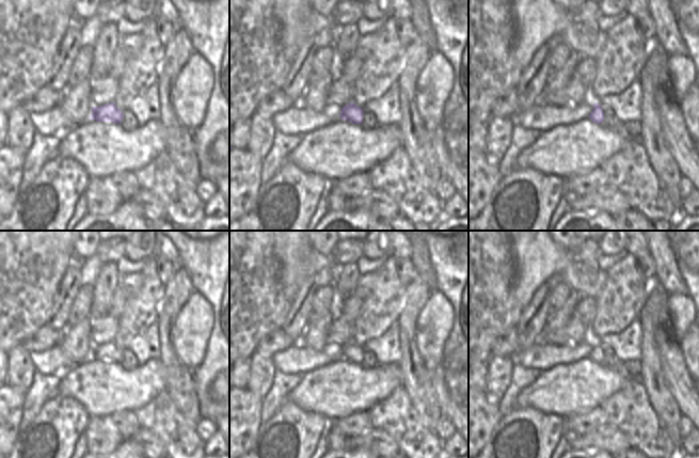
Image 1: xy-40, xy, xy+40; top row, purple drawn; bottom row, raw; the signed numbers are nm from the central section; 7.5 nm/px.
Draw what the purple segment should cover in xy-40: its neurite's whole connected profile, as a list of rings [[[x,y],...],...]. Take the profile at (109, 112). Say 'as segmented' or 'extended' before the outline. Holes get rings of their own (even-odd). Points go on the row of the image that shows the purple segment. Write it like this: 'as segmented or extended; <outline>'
extended; [[[110,102],[101,107],[92,107],[90,120],[120,124],[127,132],[131,132],[139,127],[139,123],[132,112],[122,112],[114,102]]]

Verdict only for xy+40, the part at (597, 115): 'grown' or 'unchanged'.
grown

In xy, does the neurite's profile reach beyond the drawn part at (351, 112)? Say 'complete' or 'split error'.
split error

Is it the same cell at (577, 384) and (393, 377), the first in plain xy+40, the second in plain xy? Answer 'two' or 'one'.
one

